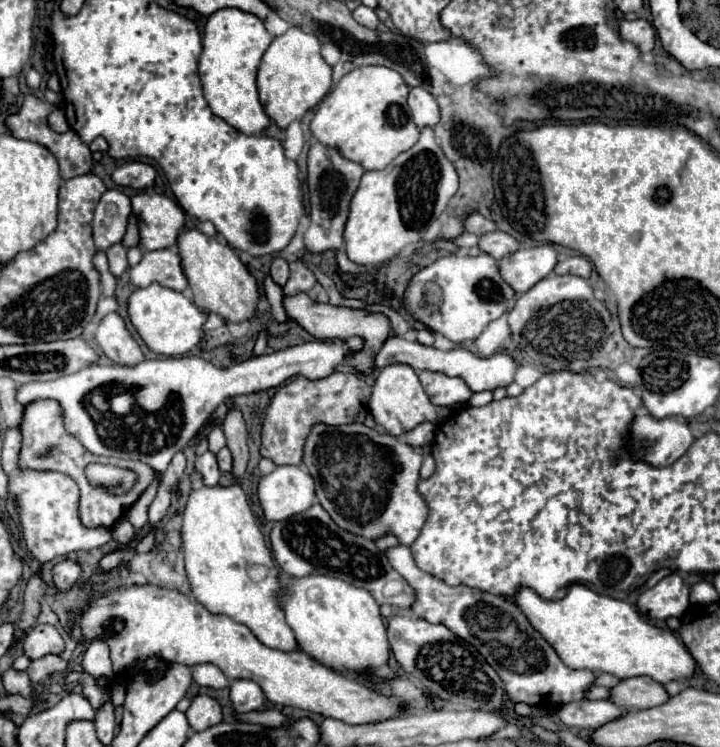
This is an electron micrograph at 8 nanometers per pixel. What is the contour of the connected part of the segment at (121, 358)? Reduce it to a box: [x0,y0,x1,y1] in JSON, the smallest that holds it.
[95,313,143,367]

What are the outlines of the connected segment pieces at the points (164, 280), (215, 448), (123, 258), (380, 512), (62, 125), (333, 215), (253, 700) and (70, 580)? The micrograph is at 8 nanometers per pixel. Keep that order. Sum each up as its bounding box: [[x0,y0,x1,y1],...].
[[129,249,189,291],[207,427,225,453],[105,243,127,277],[303,423,427,545],[49,109,69,133],[303,143,365,255],[229,679,265,713],[53,561,81,593]]

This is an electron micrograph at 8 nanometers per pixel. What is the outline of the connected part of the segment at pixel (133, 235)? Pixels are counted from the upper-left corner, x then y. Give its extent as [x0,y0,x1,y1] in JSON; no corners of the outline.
[121,215,139,249]

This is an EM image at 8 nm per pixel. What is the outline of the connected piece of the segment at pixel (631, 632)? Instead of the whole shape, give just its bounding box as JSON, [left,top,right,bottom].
[515,585,697,685]

